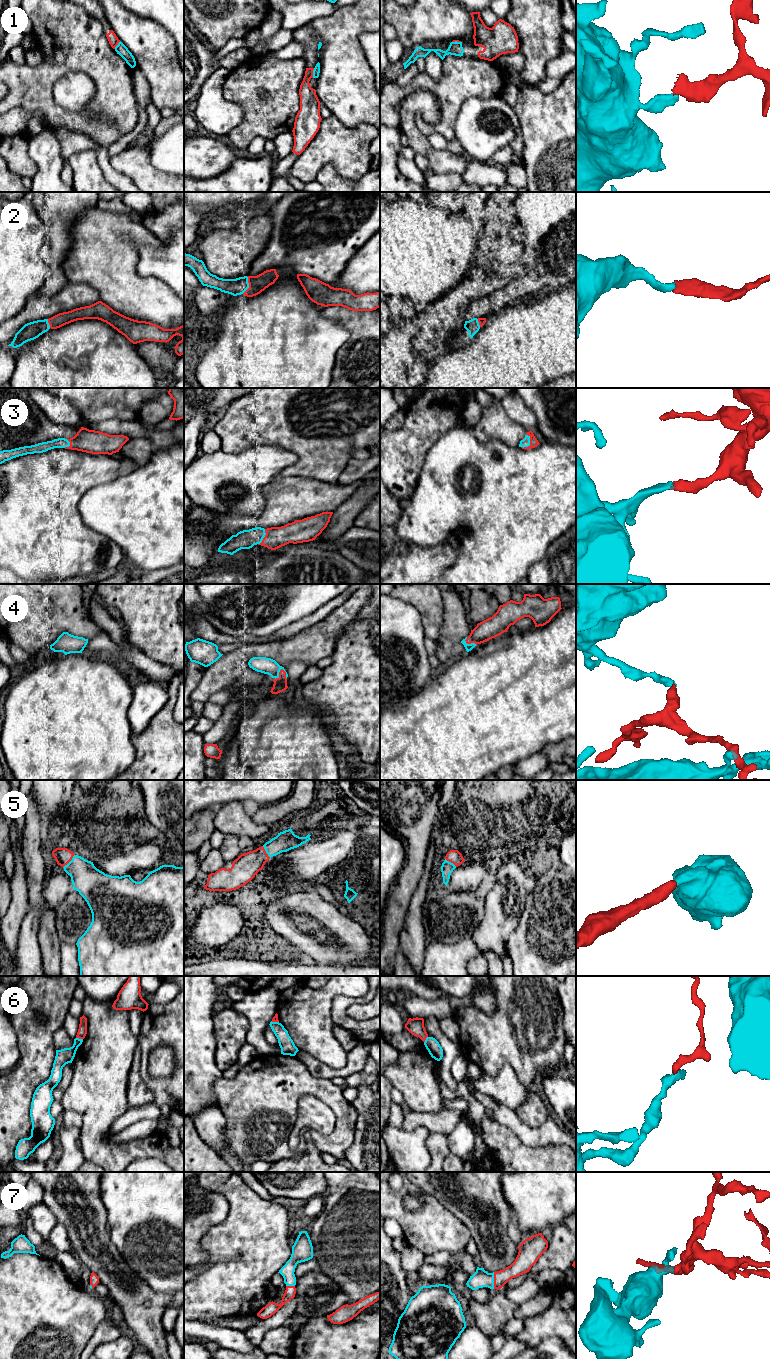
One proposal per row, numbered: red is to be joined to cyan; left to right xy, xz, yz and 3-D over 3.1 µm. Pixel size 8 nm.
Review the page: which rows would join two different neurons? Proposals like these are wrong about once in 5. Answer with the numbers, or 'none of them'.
6

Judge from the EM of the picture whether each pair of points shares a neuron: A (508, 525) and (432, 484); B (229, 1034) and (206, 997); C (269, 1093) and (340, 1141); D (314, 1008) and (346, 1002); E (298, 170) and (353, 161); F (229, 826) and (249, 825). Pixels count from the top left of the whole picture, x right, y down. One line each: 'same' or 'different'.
A: same
B: different
C: same
D: different
E: same
F: same

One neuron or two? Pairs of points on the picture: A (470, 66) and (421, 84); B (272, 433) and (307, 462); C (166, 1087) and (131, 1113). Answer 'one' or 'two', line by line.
A: one
B: one
C: two

